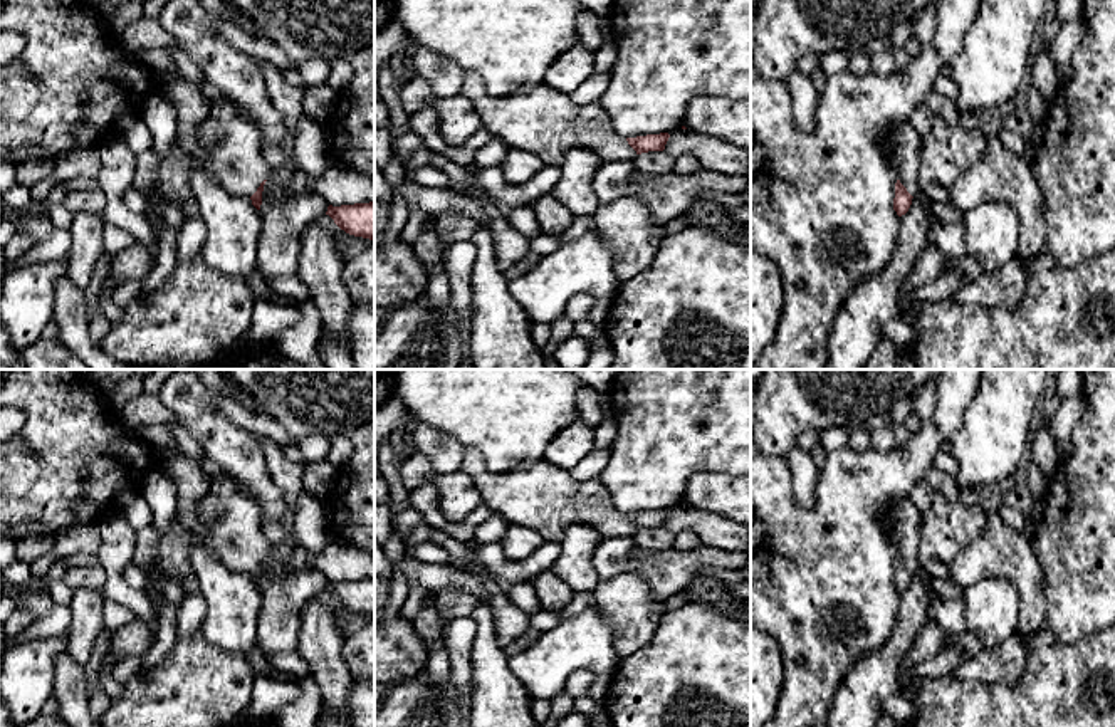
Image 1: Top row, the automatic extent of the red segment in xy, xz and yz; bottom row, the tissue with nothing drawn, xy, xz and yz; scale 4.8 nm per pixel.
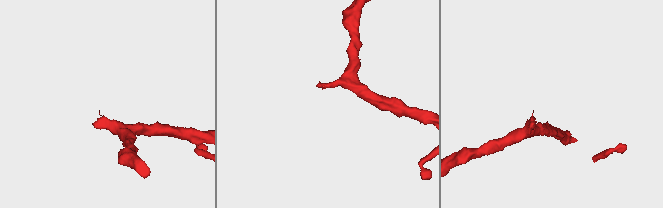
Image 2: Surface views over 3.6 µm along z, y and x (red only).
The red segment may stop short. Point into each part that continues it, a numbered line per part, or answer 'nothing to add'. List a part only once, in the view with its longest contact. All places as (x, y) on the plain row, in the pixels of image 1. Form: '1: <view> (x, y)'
1: xy (229, 523)

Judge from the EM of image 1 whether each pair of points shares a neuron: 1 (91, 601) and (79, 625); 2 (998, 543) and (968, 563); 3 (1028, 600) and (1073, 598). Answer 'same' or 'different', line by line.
1: same
2: same
3: different

